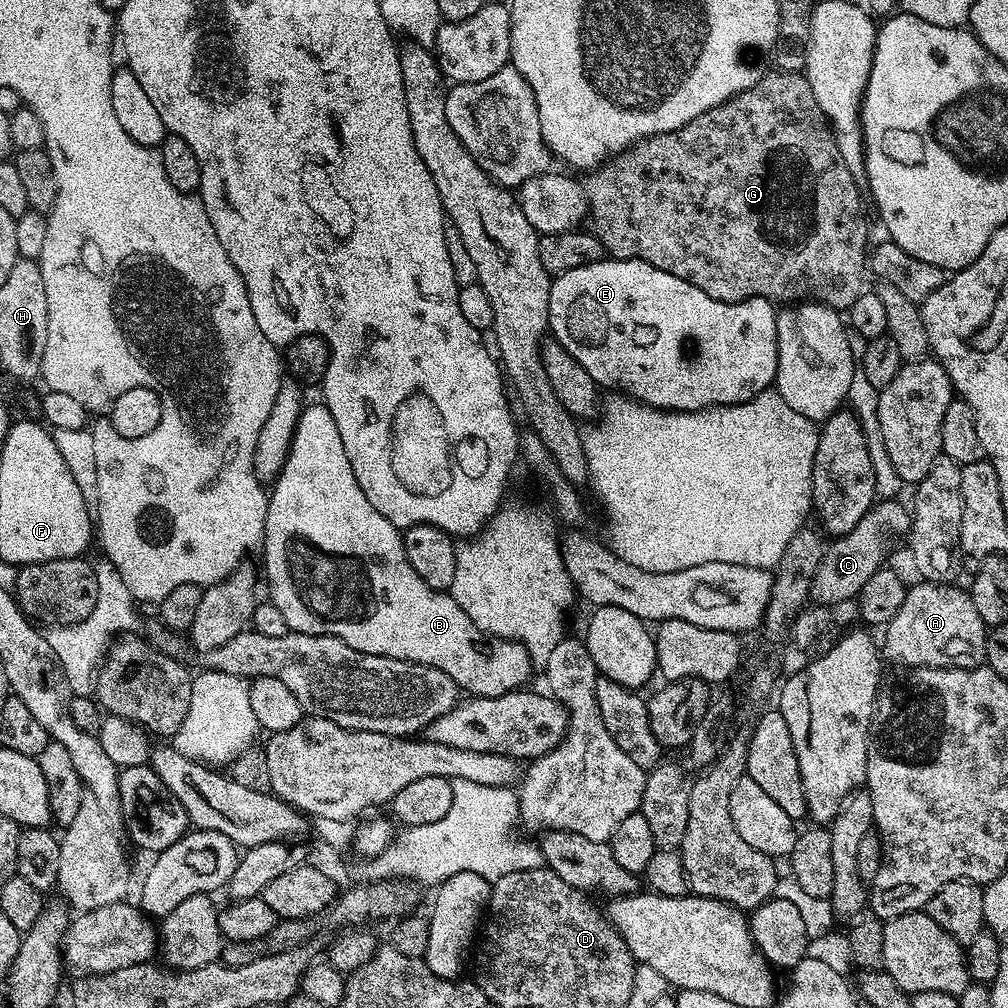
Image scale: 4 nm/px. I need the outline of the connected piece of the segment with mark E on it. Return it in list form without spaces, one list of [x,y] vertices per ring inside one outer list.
[[[605,258],[578,266],[578,270],[566,270],[566,274],[552,280],[550,290],[550,306],[548,307],[548,322],[551,335],[565,348],[570,355],[594,378],[601,389],[619,390],[623,395],[648,404],[651,408],[663,408],[669,412],[697,412],[703,408],[721,408],[723,404],[741,404],[753,398],[760,392],[769,391],[773,387],[778,366],[778,346],[776,345],[776,317],[778,315],[773,301],[754,298],[739,300],[737,304],[727,304],[725,300],[710,298],[698,286],[686,282],[682,278],[674,278],[674,274],[666,274],[666,270],[658,270],[641,260],[614,260]]]

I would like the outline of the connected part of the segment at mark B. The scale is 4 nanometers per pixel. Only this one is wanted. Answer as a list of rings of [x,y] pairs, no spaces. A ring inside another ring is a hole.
[[[323,402],[309,403],[301,410],[285,464],[270,488],[263,548],[270,602],[282,610],[282,618],[286,618],[291,631],[333,636],[362,654],[429,664],[449,676],[457,689],[465,688],[465,693],[472,696],[501,696],[527,685],[524,683],[534,669],[534,661],[521,644],[489,636],[470,622],[466,610],[454,602],[451,594],[434,590],[418,578],[406,558],[401,529],[382,518],[370,506],[370,498],[362,494],[350,458],[346,458],[346,446],[342,446],[334,414]]]

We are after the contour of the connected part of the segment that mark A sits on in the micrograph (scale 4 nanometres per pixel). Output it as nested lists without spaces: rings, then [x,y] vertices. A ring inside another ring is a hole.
[[[916,582],[909,587],[906,602],[898,609],[898,614],[883,629],[882,652],[896,664],[905,664],[905,669],[914,668],[979,668],[985,663],[984,646],[988,643],[989,629],[978,618],[974,602],[967,591],[956,588],[955,583],[929,584]]]

